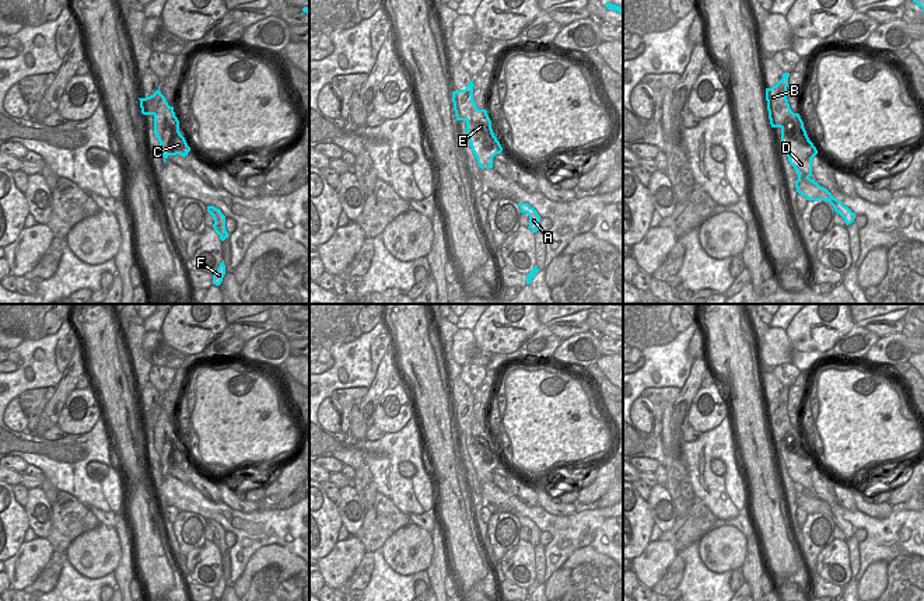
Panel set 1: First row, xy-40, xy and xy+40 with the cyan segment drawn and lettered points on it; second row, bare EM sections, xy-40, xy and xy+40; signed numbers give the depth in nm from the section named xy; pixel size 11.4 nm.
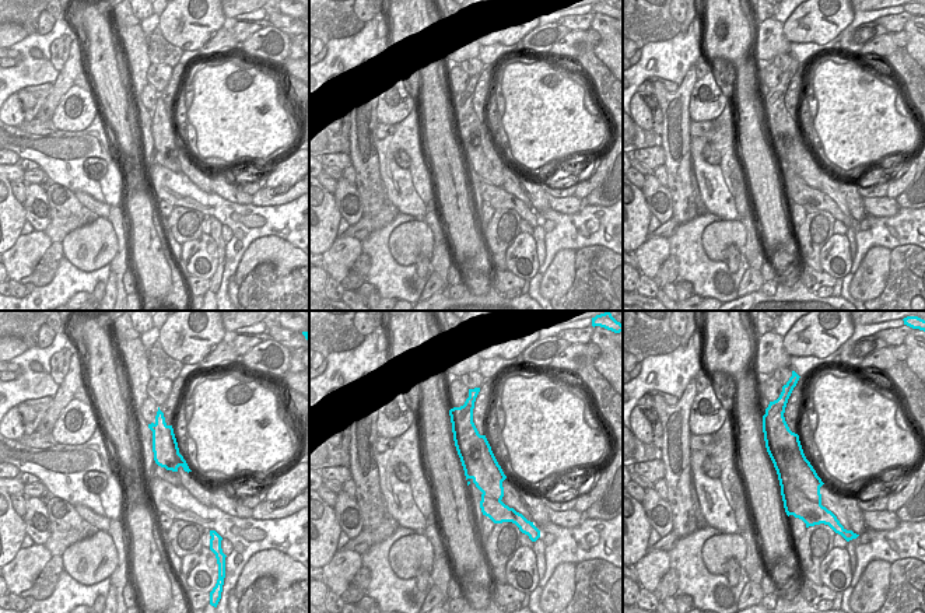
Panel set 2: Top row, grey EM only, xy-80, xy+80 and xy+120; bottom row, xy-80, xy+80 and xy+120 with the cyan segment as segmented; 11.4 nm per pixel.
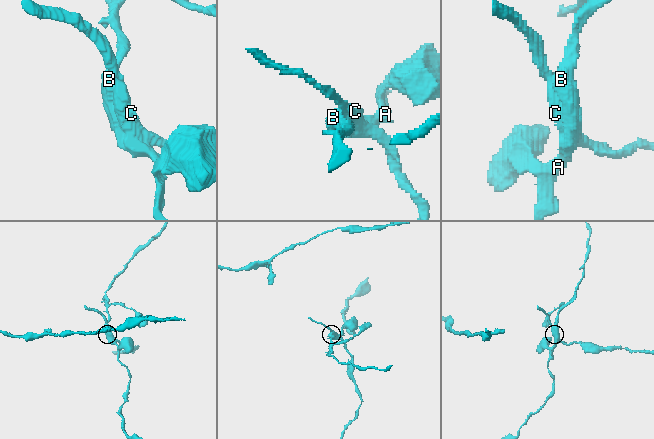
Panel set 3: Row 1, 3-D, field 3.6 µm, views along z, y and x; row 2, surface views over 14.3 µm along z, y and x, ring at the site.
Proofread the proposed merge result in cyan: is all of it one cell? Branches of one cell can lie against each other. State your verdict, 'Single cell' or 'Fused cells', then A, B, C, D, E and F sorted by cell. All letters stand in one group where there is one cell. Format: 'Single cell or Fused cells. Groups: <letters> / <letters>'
Fused cells. Groups: A B F / C D E

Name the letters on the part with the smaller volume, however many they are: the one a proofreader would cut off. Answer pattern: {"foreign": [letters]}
{"foreign": ["C", "D", "E"]}

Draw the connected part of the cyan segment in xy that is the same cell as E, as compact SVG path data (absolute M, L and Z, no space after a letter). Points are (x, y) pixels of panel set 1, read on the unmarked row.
M476 423L466 438L468 453L480 482L493 482L493 471L503 465L503 461L491 443L491 434L486 423Z

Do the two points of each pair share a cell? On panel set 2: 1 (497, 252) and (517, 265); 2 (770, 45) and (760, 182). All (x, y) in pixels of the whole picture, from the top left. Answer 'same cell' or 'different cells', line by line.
1: different cells
2: different cells

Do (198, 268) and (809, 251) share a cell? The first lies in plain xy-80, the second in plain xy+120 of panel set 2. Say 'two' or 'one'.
two

